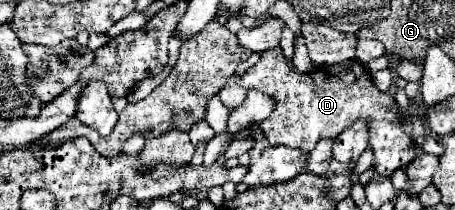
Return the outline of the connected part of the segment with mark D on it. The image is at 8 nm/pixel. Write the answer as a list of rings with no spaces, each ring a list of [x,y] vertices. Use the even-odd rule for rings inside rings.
[[[269,49],[265,53],[261,53],[261,59],[257,65],[253,65],[241,79],[239,77],[231,77],[227,81],[227,87],[223,87],[223,91],[219,93],[219,99],[223,101],[223,105],[227,109],[235,109],[245,101],[245,95],[249,89],[259,89],[263,93],[269,93],[275,97],[277,101],[277,109],[271,113],[269,119],[265,119],[261,123],[261,129],[265,133],[265,137],[269,139],[271,145],[285,145],[291,149],[303,149],[303,151],[313,151],[317,141],[325,139],[325,137],[337,137],[343,129],[347,129],[355,119],[367,119],[371,123],[369,127],[369,145],[373,149],[375,155],[375,171],[383,177],[391,177],[393,171],[407,167],[415,157],[415,143],[411,143],[411,135],[407,131],[403,131],[403,115],[399,113],[399,107],[393,99],[391,93],[381,93],[373,81],[371,75],[365,71],[365,67],[359,61],[347,61],[335,67],[323,67],[323,69],[315,69],[311,73],[299,73],[299,71],[289,71],[287,59],[283,57],[283,51],[277,49]]]

